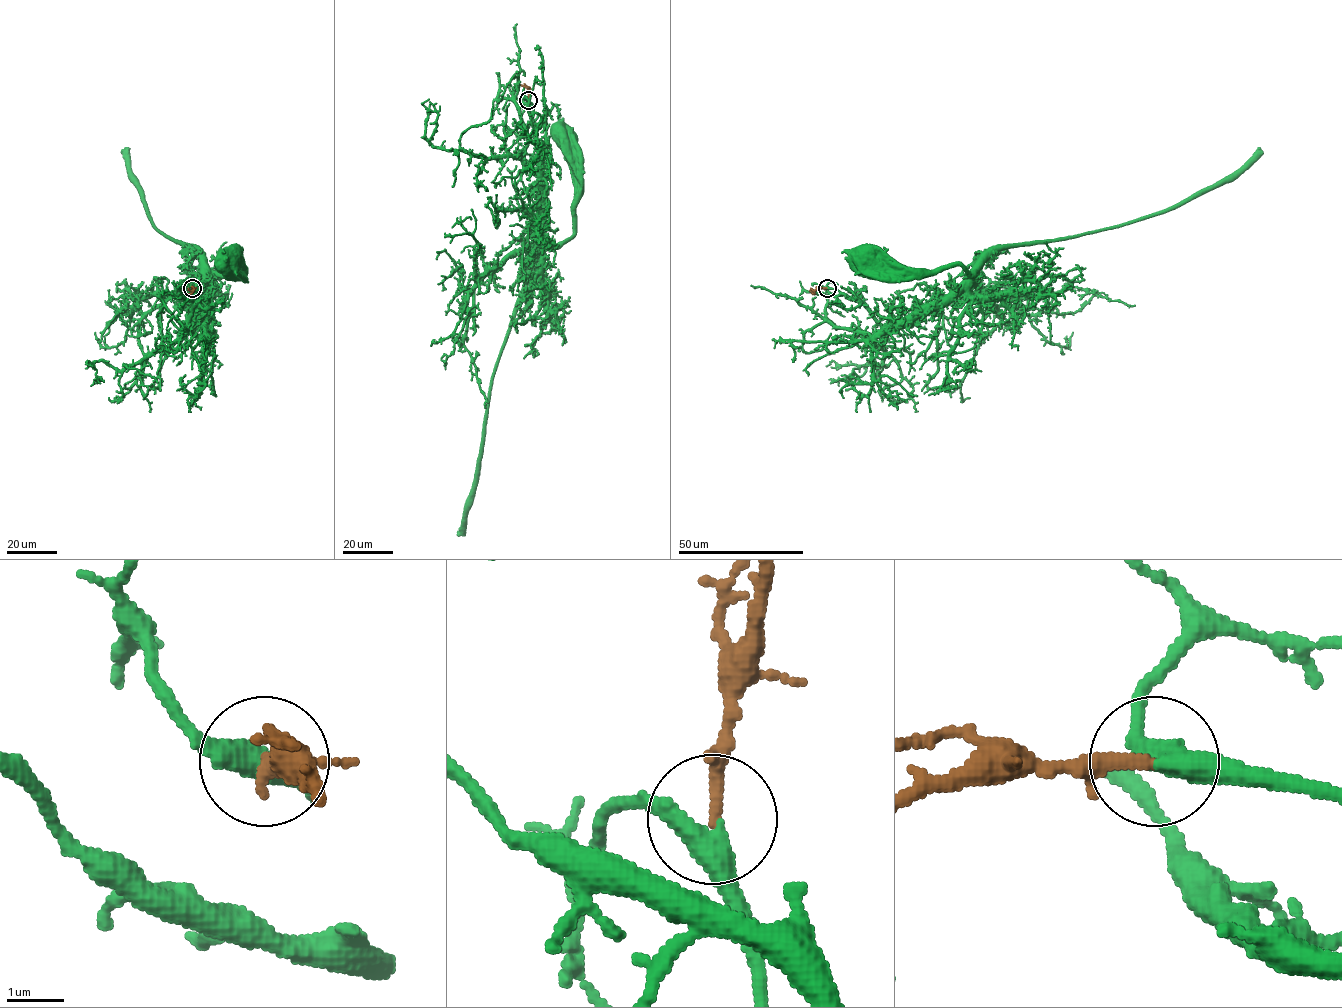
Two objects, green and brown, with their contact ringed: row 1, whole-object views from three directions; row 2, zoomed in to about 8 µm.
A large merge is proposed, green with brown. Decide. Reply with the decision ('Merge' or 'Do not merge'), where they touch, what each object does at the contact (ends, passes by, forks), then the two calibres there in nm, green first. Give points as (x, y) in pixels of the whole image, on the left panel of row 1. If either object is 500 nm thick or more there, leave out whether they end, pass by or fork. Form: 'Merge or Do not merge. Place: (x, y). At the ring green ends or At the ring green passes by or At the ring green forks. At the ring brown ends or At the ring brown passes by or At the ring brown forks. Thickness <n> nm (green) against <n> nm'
Merge. Place: (192, 288). At the ring green passes by. At the ring brown ends. Thickness 400 nm (green) against 240 nm

